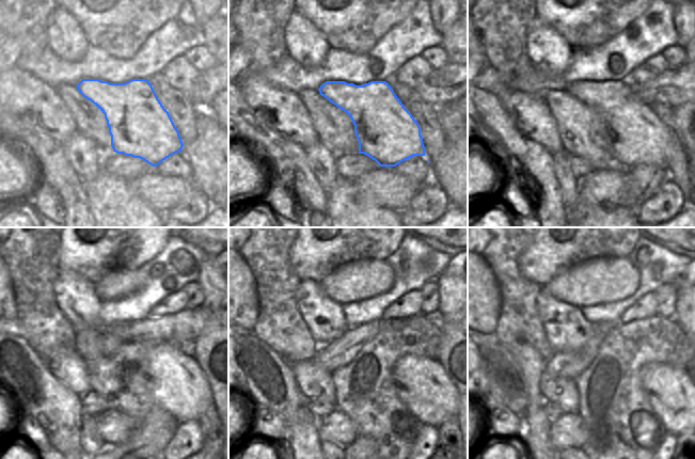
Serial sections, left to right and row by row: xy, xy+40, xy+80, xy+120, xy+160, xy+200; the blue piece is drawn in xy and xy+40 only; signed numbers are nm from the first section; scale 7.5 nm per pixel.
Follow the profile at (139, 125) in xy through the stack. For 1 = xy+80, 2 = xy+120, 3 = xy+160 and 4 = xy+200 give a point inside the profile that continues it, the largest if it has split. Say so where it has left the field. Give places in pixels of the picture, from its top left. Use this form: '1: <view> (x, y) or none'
1: xy+80 (638, 136)
2: xy+120 (178, 385)
3: xy+160 (424, 386)
4: xy+200 (673, 395)

